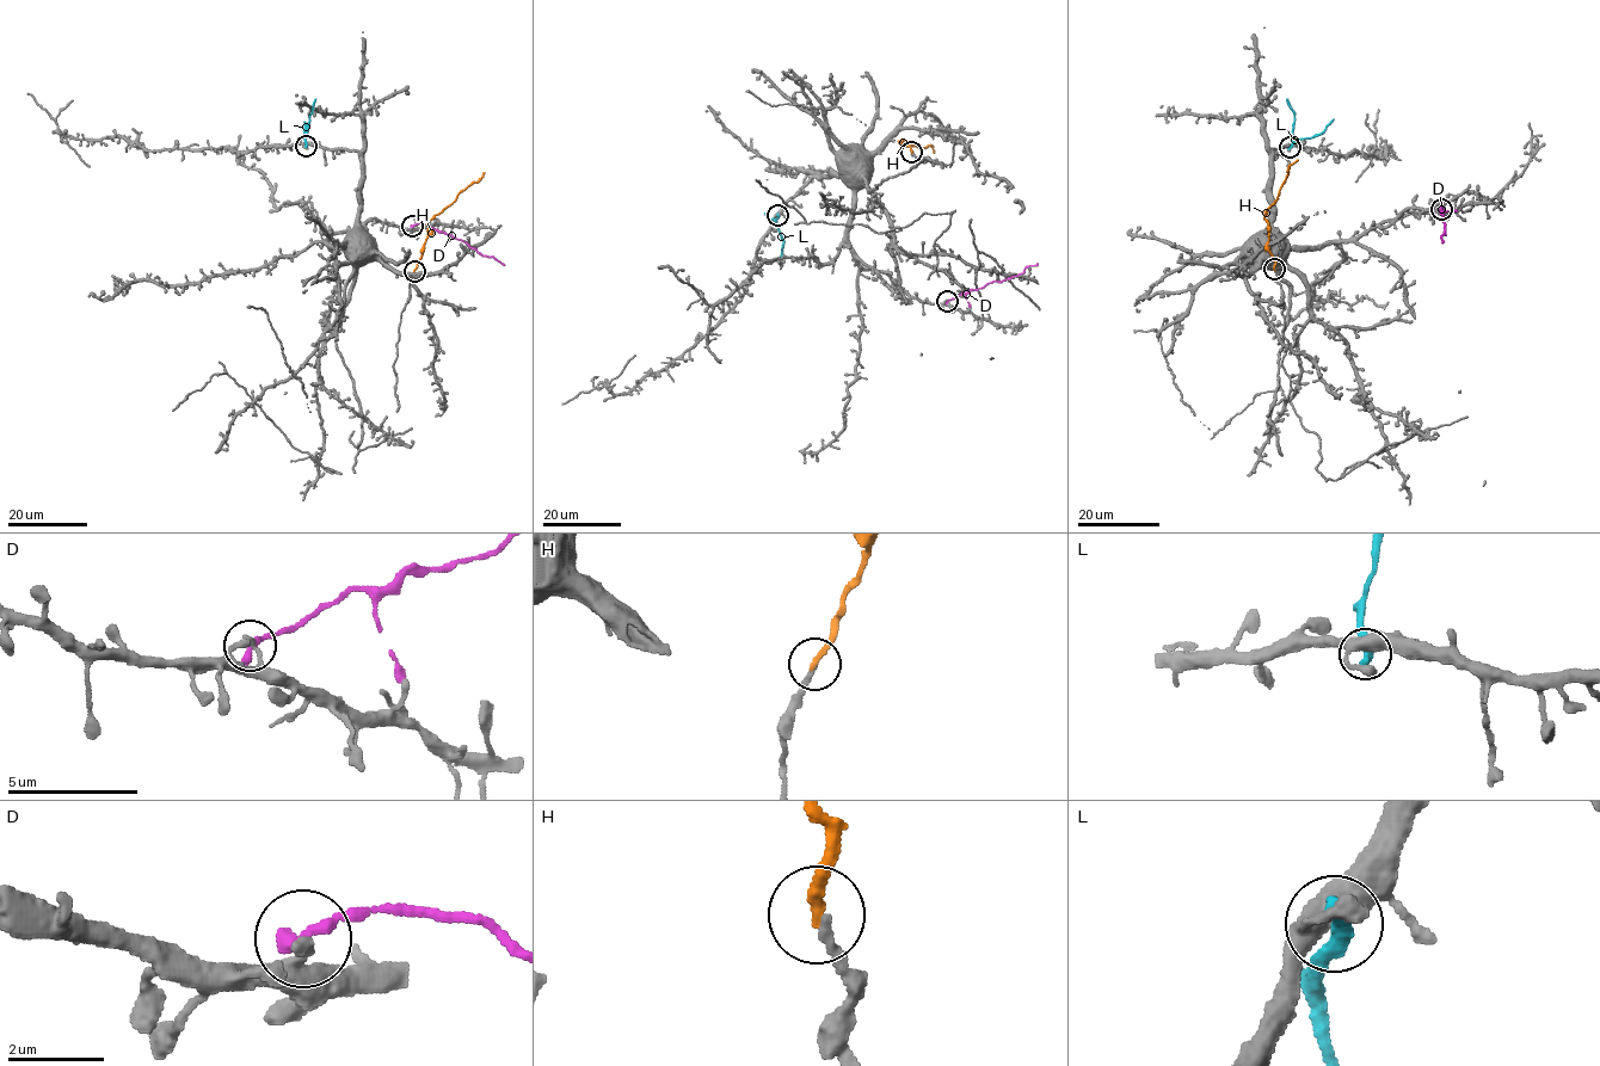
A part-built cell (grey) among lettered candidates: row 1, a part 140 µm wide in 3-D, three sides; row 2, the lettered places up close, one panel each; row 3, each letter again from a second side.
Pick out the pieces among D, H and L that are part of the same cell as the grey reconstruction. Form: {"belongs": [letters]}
{"belongs": ["H"]}

